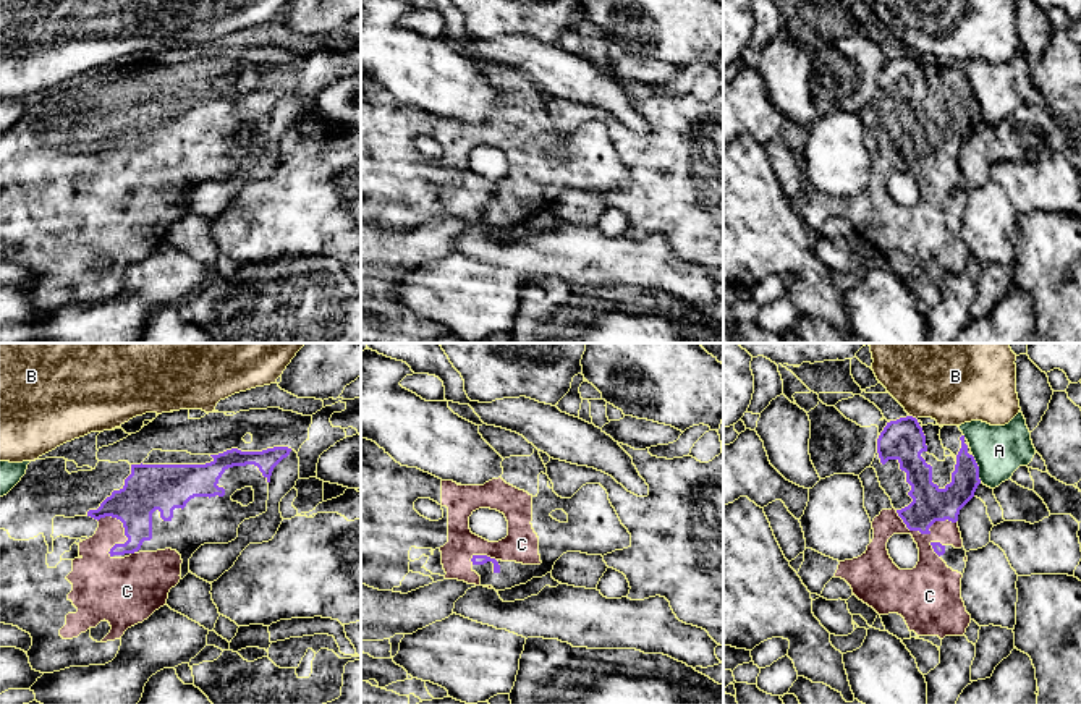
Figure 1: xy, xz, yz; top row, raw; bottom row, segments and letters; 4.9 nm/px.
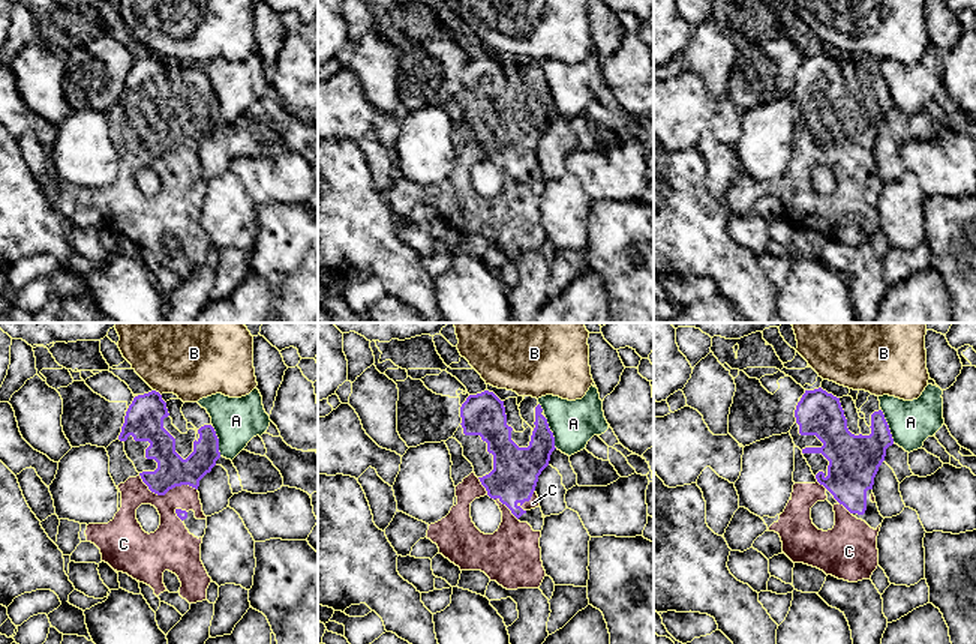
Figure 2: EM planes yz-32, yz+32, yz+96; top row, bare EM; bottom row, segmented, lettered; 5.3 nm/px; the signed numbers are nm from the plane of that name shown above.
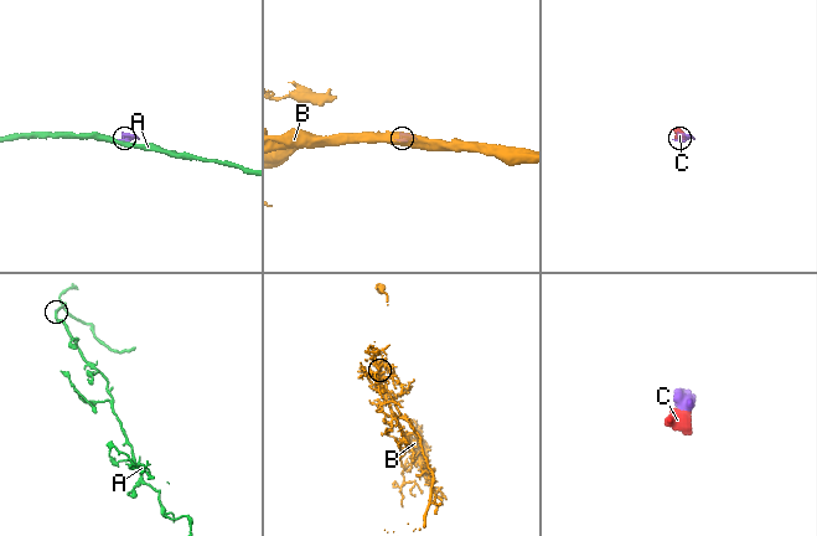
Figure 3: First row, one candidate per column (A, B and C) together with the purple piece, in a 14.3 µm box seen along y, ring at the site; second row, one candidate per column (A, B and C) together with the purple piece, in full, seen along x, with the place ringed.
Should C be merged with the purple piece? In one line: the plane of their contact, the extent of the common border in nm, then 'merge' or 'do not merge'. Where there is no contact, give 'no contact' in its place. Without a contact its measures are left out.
yz | 320 nm | merge

